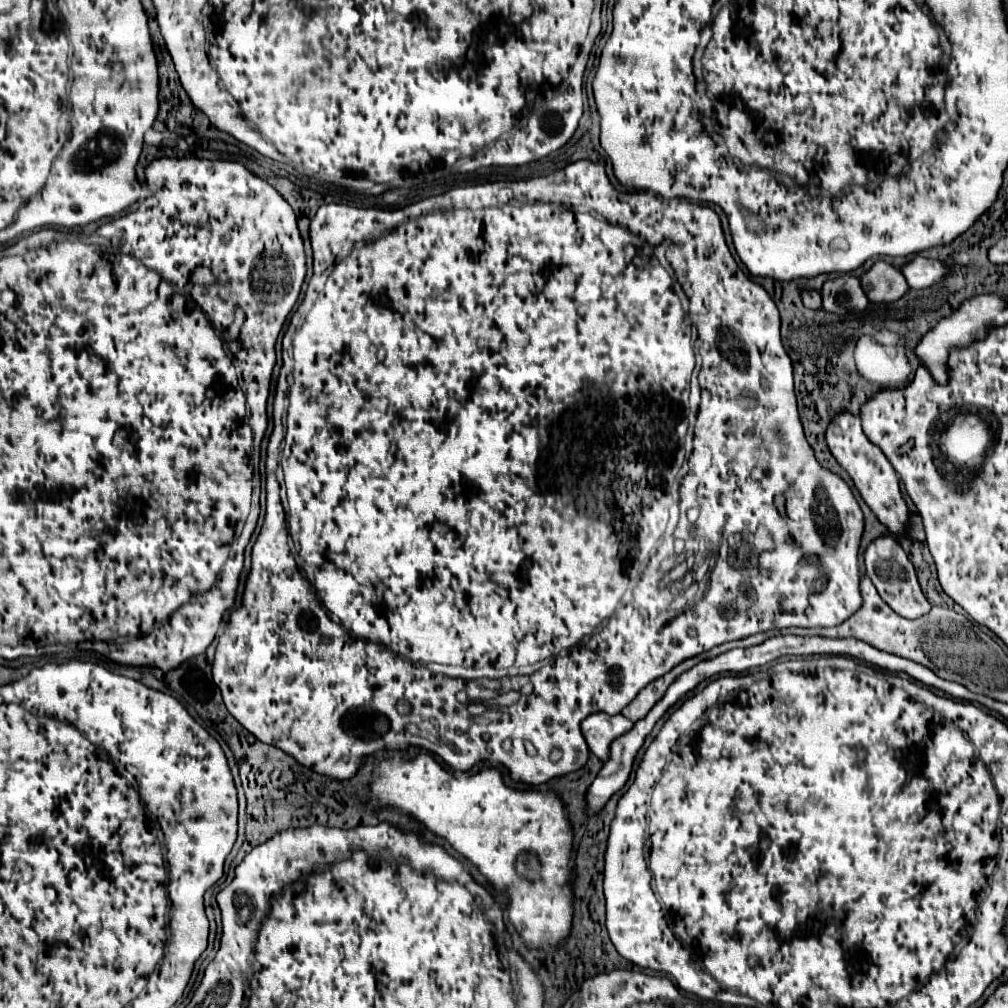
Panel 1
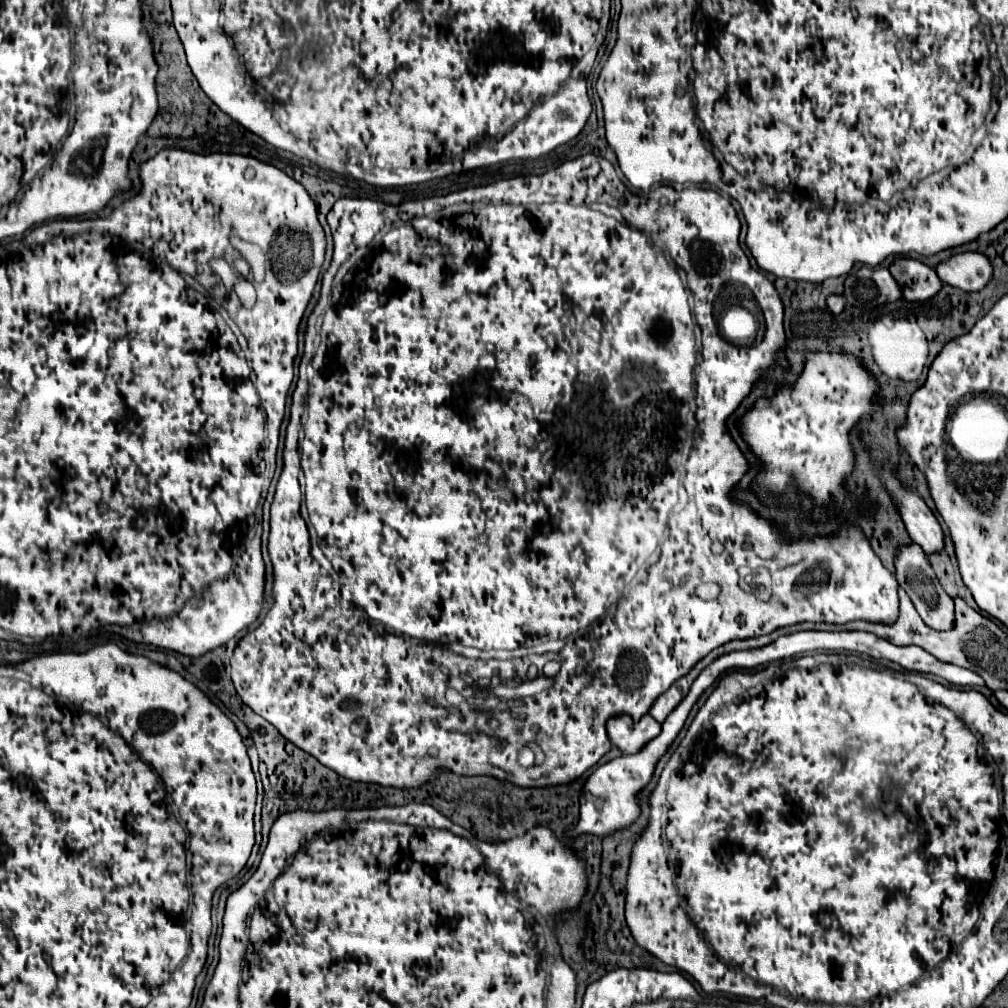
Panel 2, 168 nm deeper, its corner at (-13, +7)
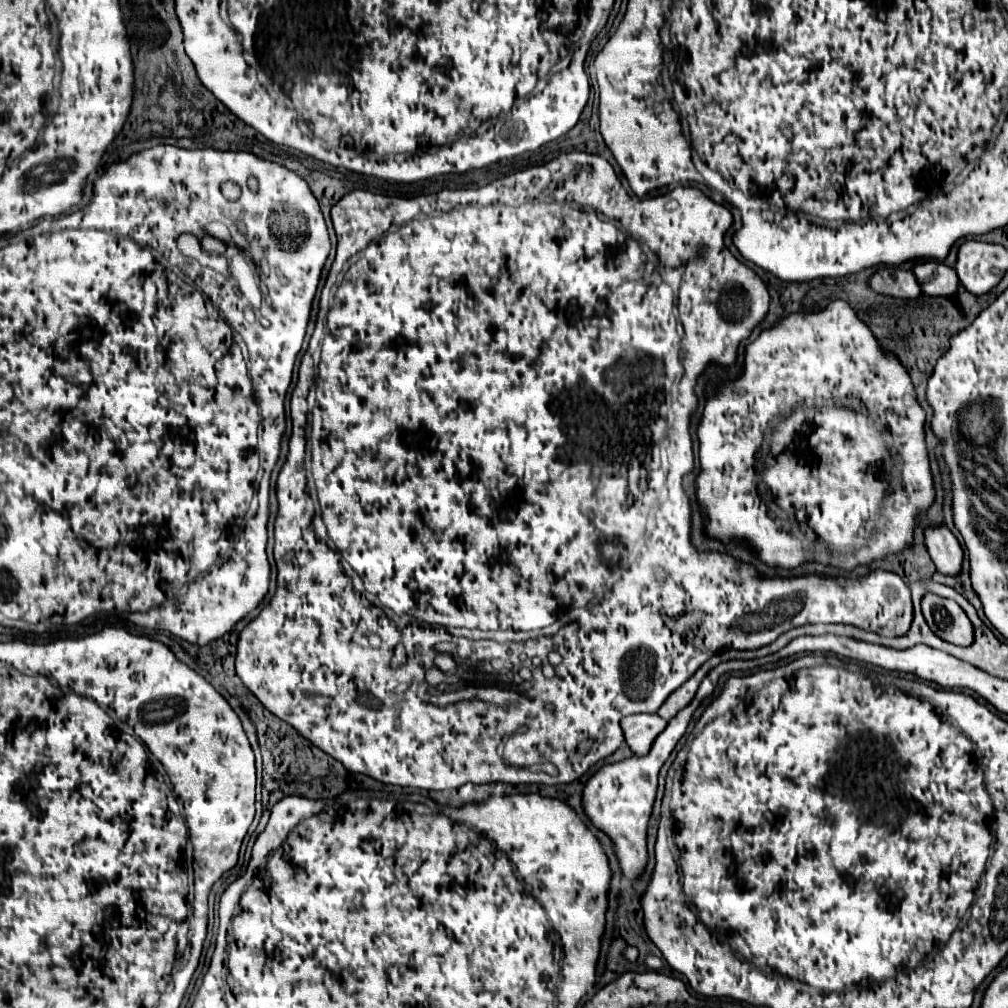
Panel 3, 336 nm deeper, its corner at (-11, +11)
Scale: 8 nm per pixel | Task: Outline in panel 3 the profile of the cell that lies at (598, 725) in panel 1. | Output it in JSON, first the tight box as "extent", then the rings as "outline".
{"extent":[622,713,668,755],"outline":[[[656,713],[648,715],[630,715],[622,719],[622,729],[626,735],[626,743],[630,745],[630,749],[636,755],[648,755],[654,739],[660,735],[660,731],[664,731],[668,725],[668,721],[664,721],[662,717],[658,717]]]}

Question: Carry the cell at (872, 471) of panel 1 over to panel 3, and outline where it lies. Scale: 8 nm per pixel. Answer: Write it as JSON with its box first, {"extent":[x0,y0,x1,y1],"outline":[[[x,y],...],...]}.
{"extent":[924,527,964,575],"outline":[[[938,527],[938,529],[926,529],[924,531],[926,537],[926,547],[928,553],[938,569],[938,573],[942,575],[958,575],[962,569],[962,559],[964,559],[964,551],[958,543],[958,539],[952,535],[952,531],[948,527]]]}

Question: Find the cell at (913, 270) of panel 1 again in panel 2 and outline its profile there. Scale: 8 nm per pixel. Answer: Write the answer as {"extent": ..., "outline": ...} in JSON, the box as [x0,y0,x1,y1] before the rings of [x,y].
{"extent":[934,253,992,291],"outline":[[[954,253],[950,259],[934,267],[942,283],[962,291],[980,291],[992,277],[992,265],[982,253]]]}

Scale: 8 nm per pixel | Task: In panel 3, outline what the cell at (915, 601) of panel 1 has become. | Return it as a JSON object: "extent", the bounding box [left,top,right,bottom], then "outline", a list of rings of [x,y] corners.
{"extent":[922,593,974,647],"outline":[[[928,593],[922,599],[922,613],[930,629],[944,641],[968,647],[974,643],[974,627],[960,605]]]}

